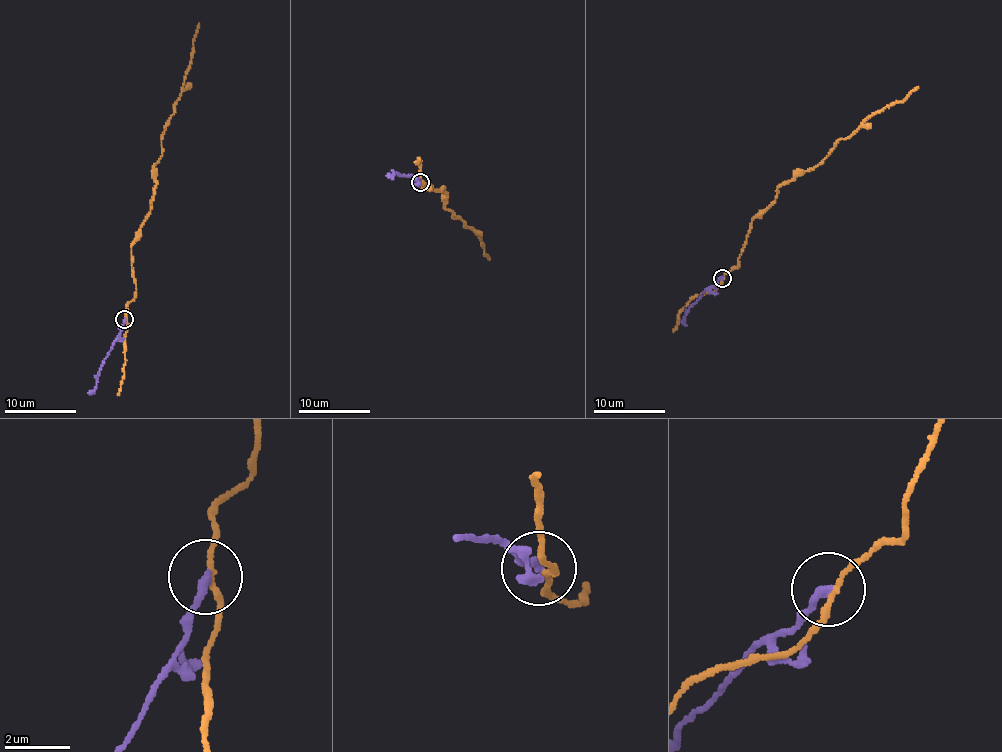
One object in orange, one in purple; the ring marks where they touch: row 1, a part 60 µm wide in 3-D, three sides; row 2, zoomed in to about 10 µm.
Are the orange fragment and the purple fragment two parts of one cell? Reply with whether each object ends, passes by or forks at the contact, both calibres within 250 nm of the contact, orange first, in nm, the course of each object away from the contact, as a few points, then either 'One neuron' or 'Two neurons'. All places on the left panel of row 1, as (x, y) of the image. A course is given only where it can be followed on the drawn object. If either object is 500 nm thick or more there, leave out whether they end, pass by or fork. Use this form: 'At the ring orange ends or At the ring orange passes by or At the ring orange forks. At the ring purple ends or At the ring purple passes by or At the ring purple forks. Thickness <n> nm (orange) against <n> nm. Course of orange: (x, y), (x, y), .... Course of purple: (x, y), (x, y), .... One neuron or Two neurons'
At the ring orange passes by. At the ring purple ends. Thickness 150 nm (orange) against 280 nm. Course of orange: (125, 320), (136, 289), (131, 246), (156, 188), (154, 165), (162, 153), (166, 125), (181, 92), (199, 23). Course of purple: (125, 320), (98, 372), (96, 387), (87, 393). Two neurons

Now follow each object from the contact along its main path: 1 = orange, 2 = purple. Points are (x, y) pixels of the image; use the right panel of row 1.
1: (722, 278), (737, 265), (751, 218), (775, 200), (777, 188), (819, 164), (834, 143), (918, 86)
2: (722, 278), (689, 307), (682, 321)

